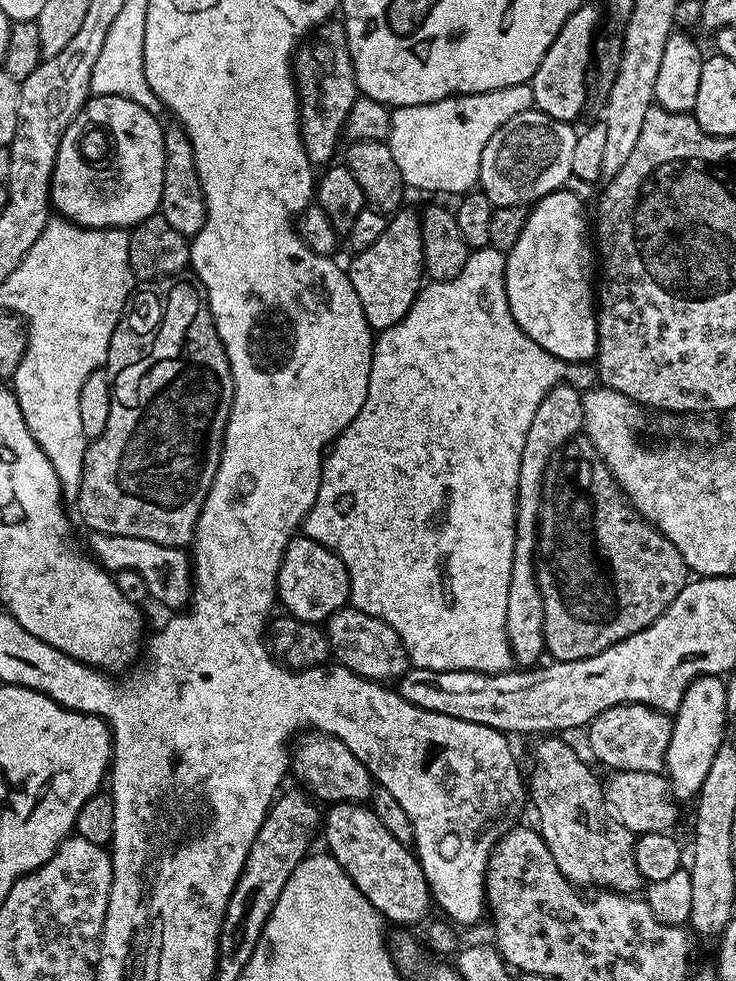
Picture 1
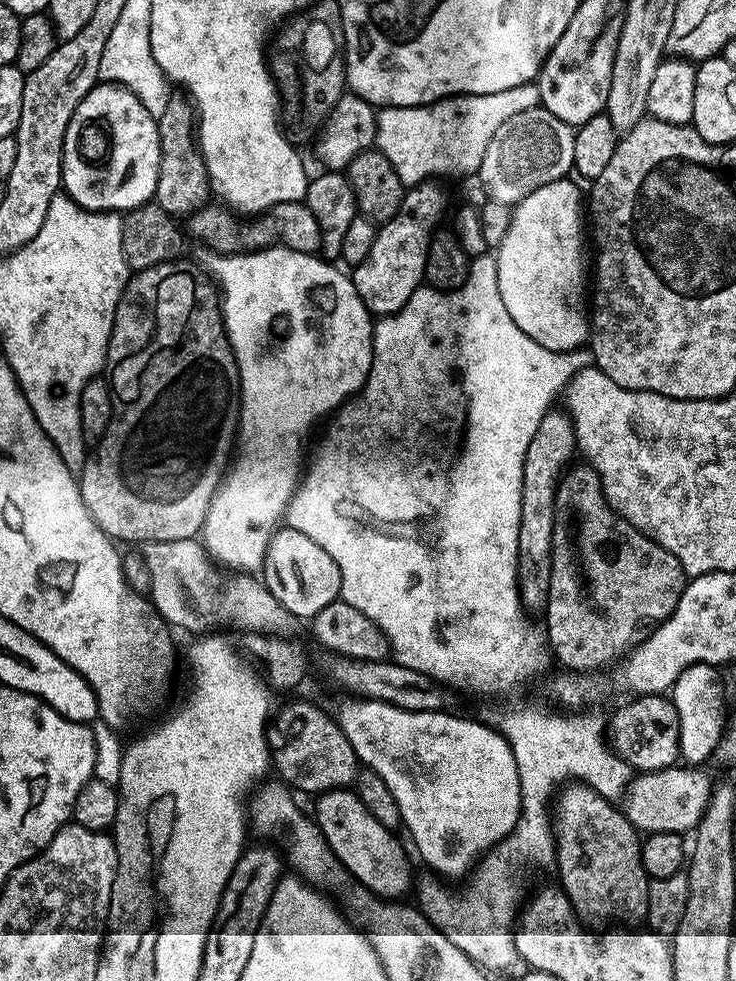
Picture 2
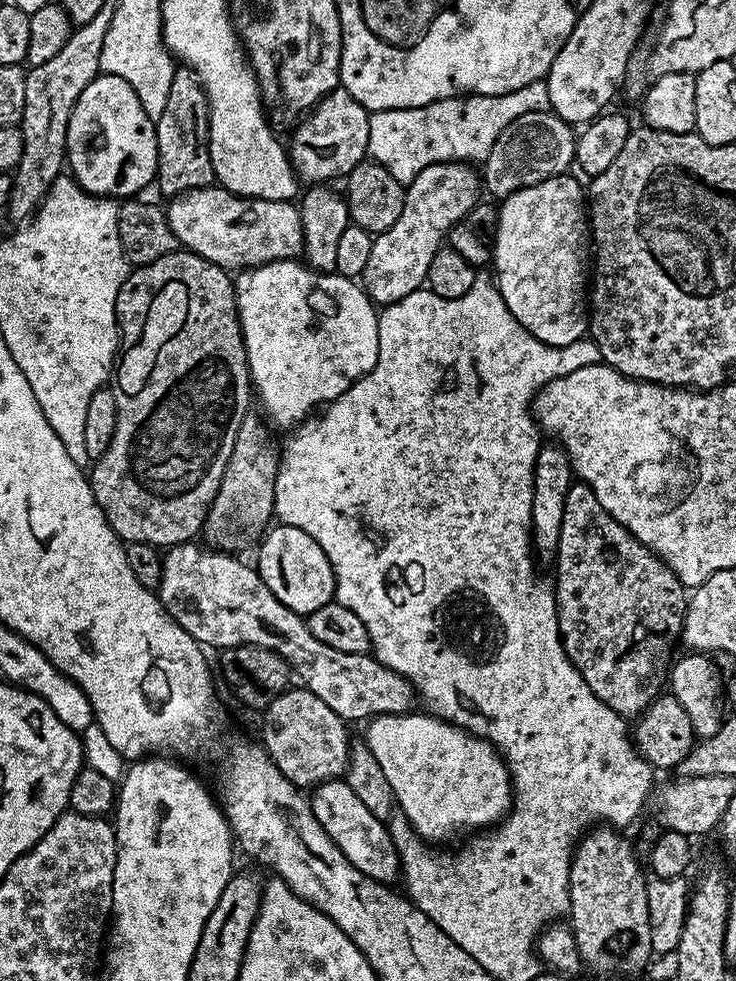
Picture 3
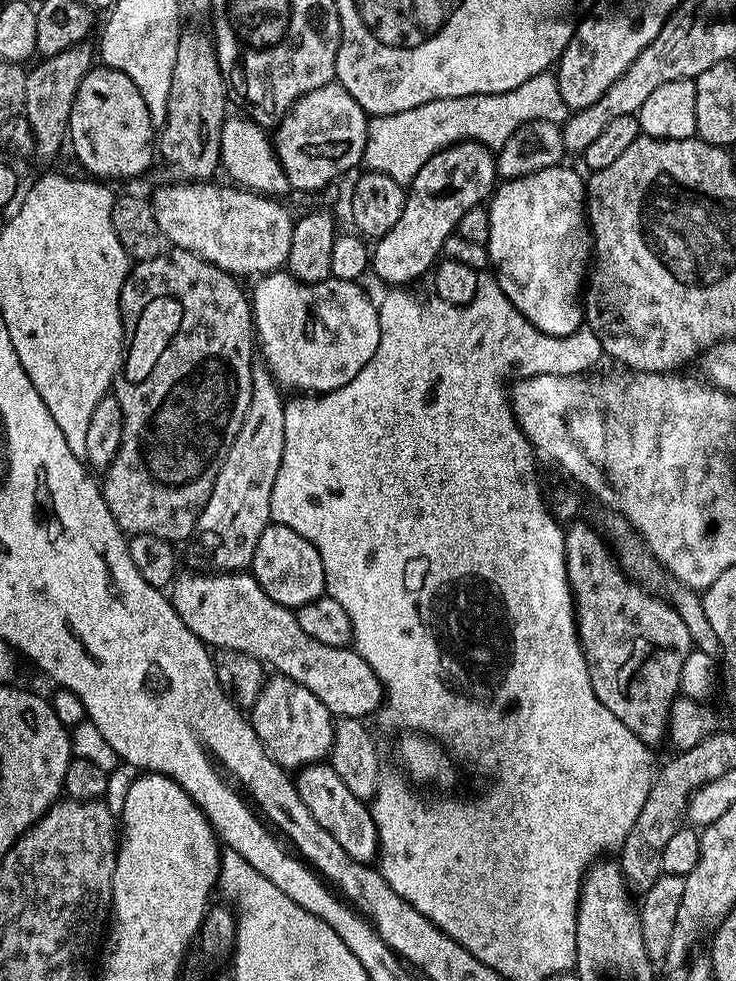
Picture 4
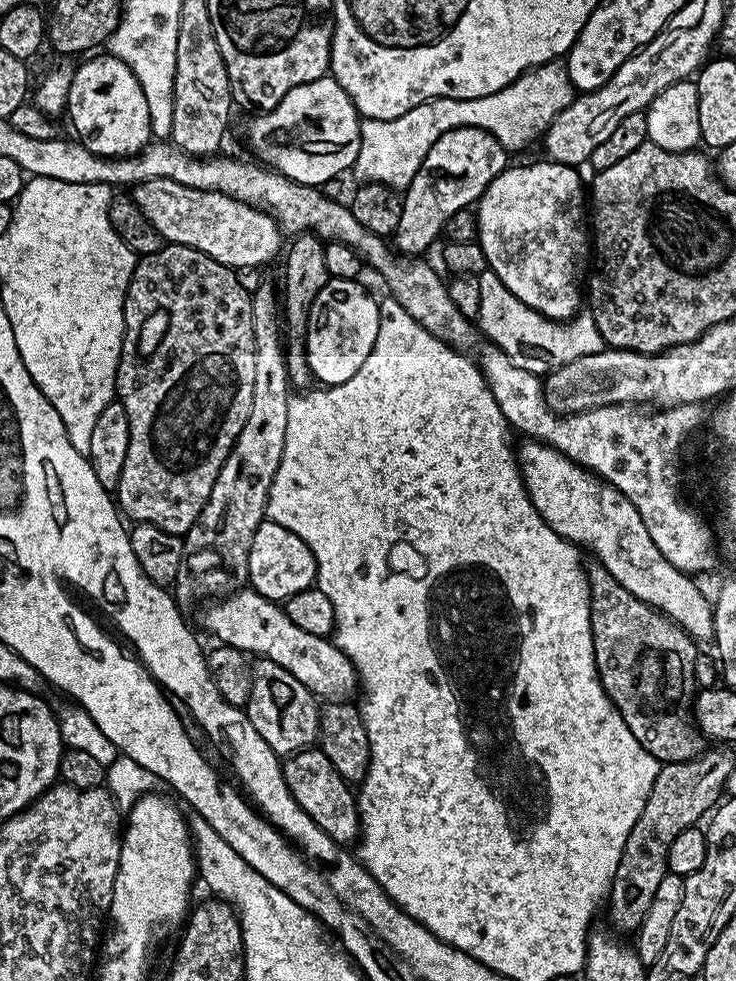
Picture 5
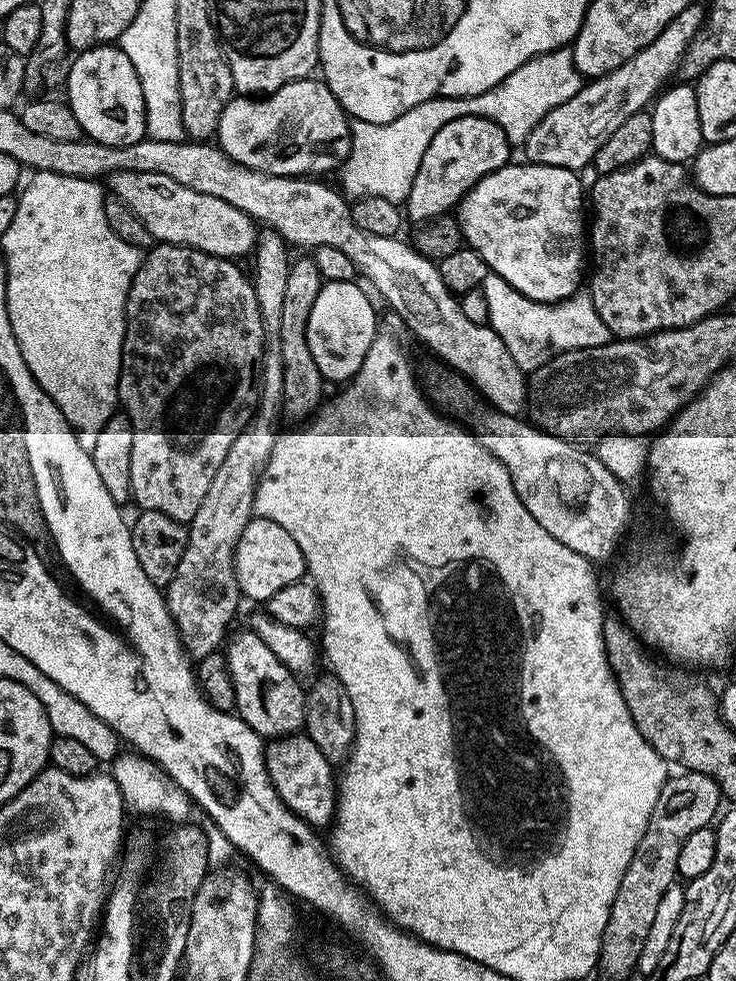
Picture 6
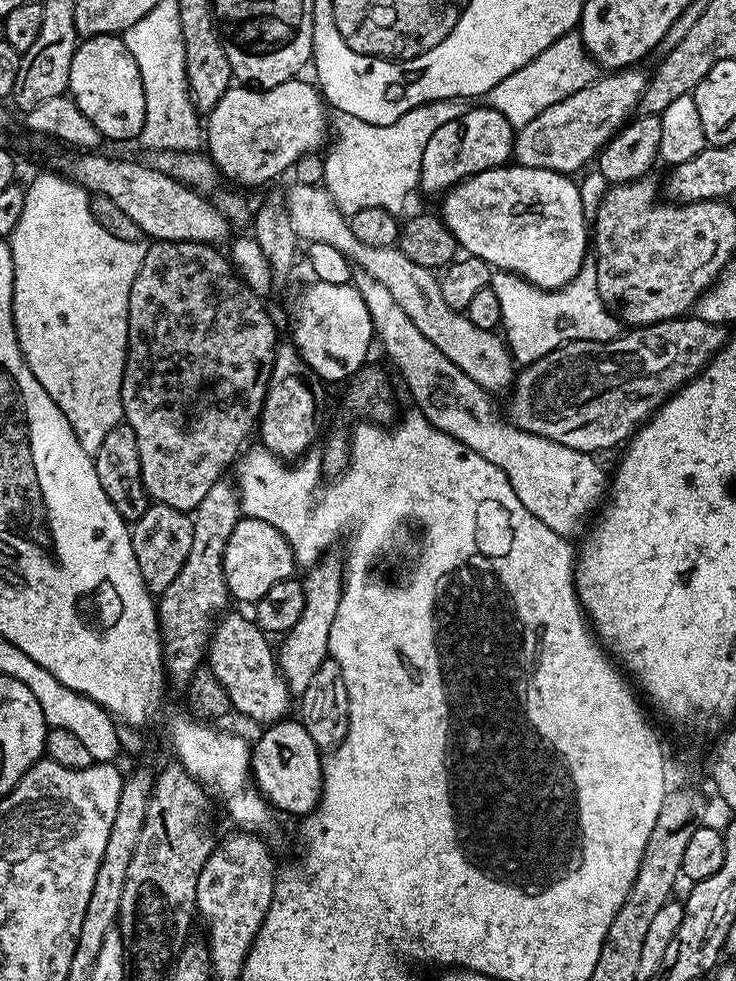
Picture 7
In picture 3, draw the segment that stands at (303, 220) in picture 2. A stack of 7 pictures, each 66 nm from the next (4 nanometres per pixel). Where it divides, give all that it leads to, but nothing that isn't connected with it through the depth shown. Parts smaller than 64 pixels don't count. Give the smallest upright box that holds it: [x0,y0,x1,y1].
[166,186,303,270]

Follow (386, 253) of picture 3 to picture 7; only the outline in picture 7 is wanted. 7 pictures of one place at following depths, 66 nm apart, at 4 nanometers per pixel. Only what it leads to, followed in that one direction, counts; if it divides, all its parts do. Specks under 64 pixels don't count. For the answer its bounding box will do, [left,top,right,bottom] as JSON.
[419,106,514,193]

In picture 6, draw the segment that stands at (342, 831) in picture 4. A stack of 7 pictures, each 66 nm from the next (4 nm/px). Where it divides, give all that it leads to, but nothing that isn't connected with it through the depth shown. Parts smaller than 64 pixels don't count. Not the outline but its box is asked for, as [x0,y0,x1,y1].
[264,734,338,826]

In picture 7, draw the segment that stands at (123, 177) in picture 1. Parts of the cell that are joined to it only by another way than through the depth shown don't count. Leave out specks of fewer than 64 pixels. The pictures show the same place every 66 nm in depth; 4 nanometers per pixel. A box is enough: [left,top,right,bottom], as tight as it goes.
[68,35,146,141]

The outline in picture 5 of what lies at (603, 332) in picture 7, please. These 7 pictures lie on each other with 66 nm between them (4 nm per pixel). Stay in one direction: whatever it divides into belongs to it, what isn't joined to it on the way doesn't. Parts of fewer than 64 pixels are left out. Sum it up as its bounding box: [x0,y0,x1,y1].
[479,270,606,370]

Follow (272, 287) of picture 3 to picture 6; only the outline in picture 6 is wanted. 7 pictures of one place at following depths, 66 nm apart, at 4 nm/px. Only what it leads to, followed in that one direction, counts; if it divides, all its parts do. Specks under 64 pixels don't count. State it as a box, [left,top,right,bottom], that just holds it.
[308,281,378,381]

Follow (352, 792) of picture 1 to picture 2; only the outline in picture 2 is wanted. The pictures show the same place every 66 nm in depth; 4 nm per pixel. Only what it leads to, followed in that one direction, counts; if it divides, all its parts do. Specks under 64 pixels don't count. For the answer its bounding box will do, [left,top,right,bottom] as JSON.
[270,704,358,794]

